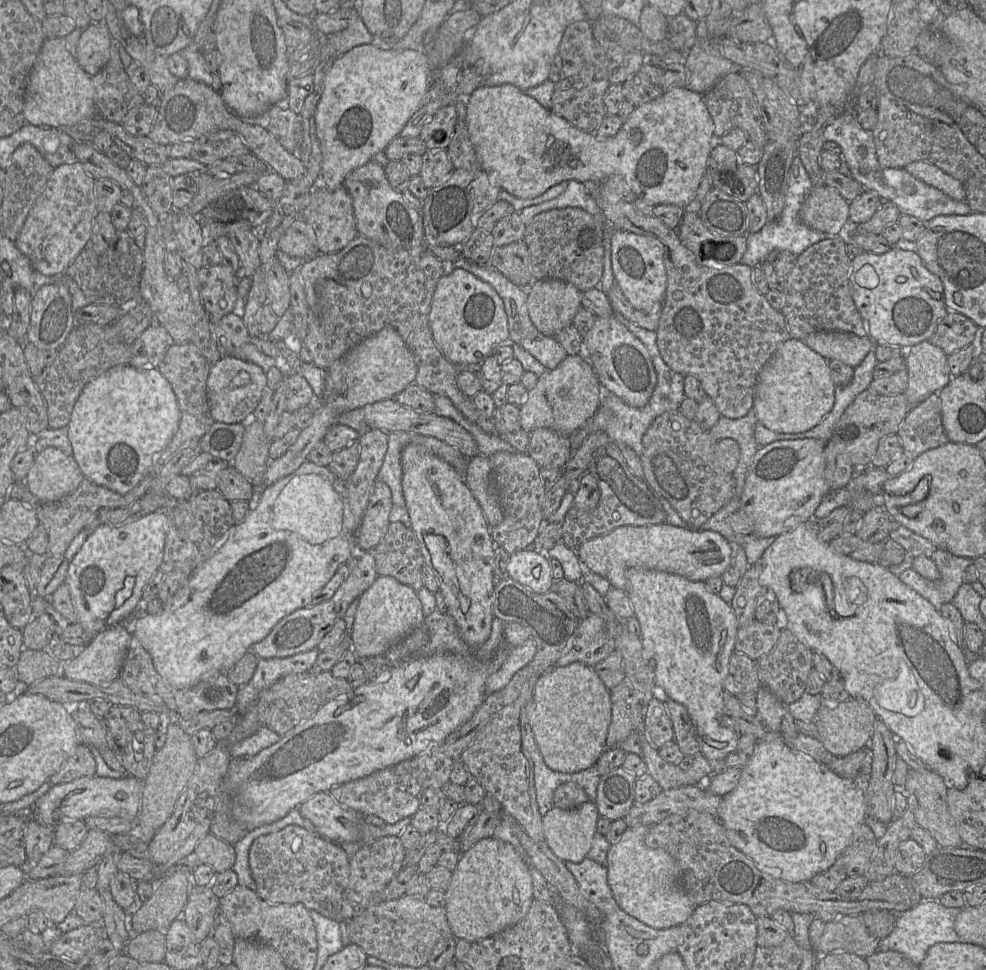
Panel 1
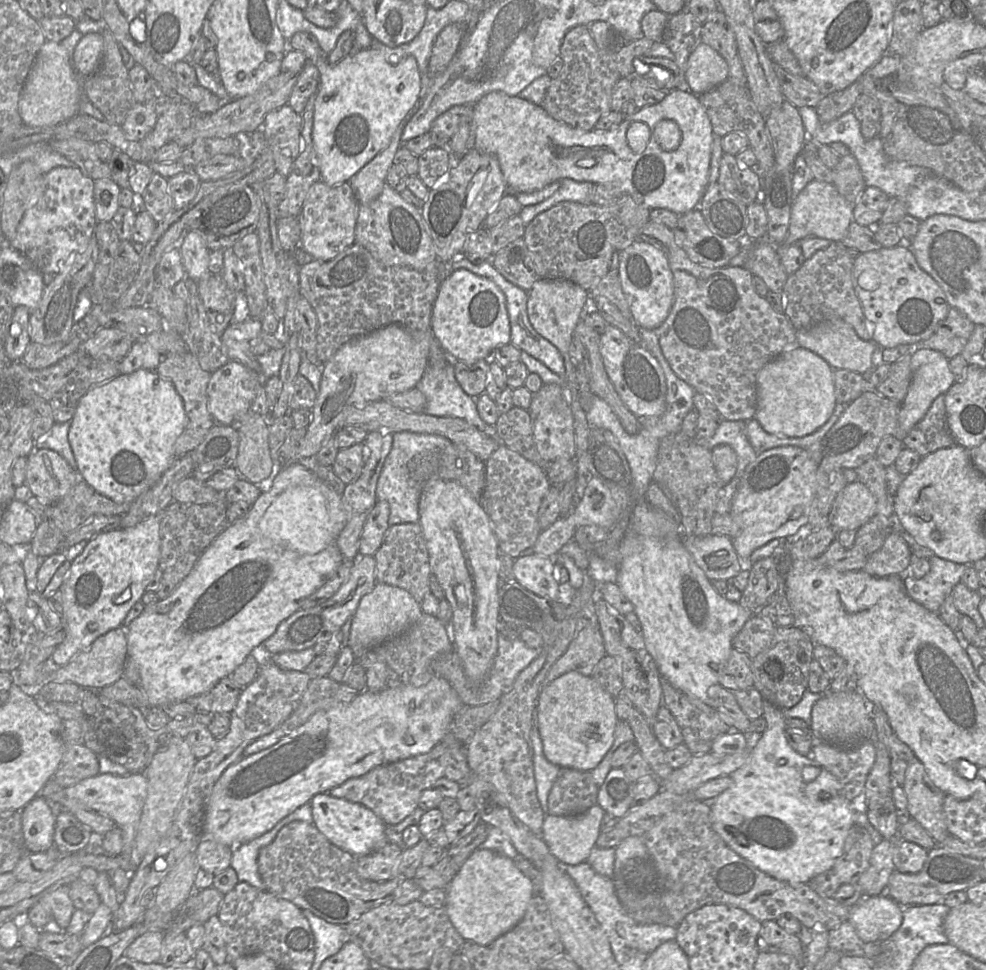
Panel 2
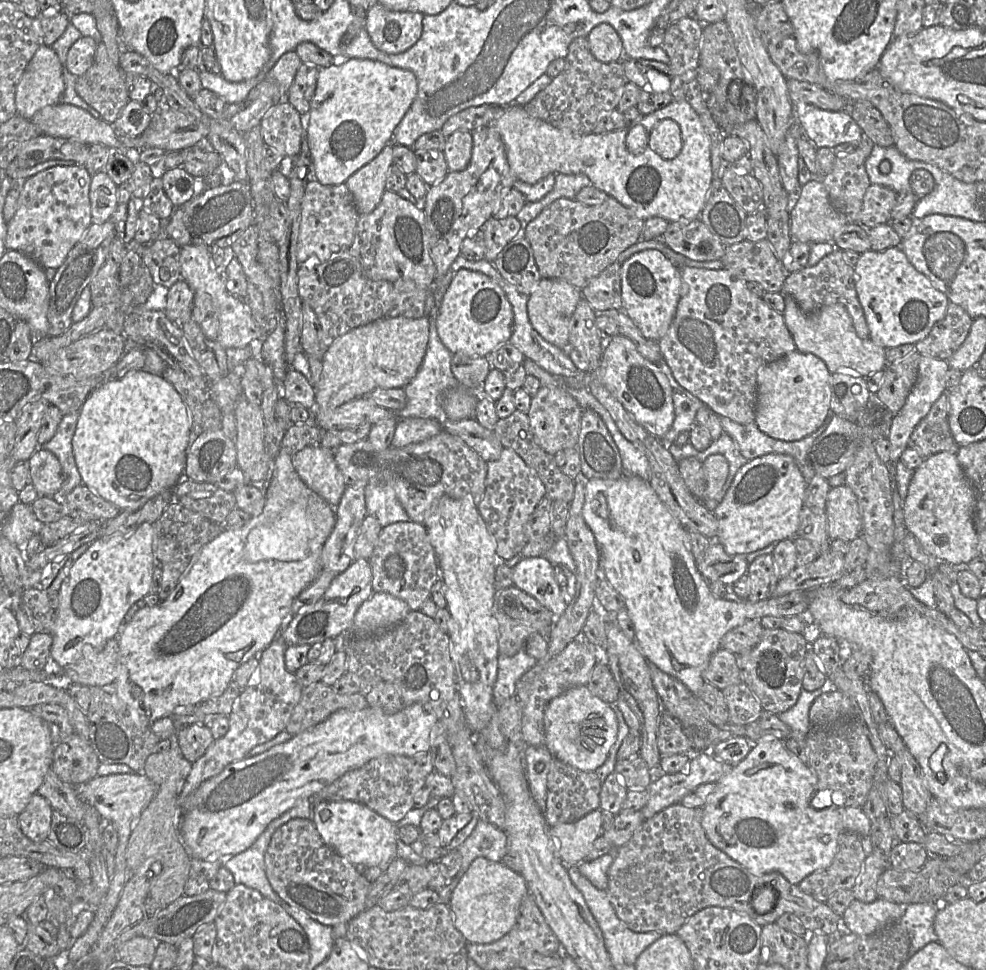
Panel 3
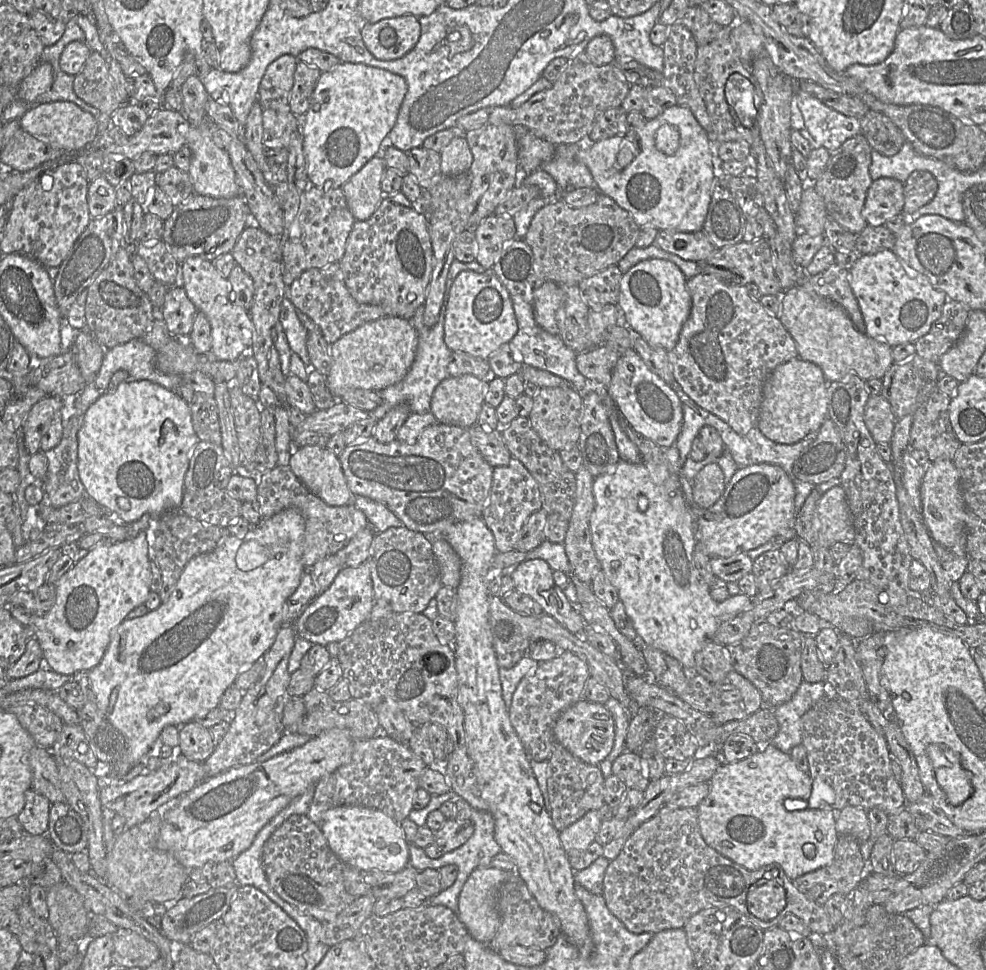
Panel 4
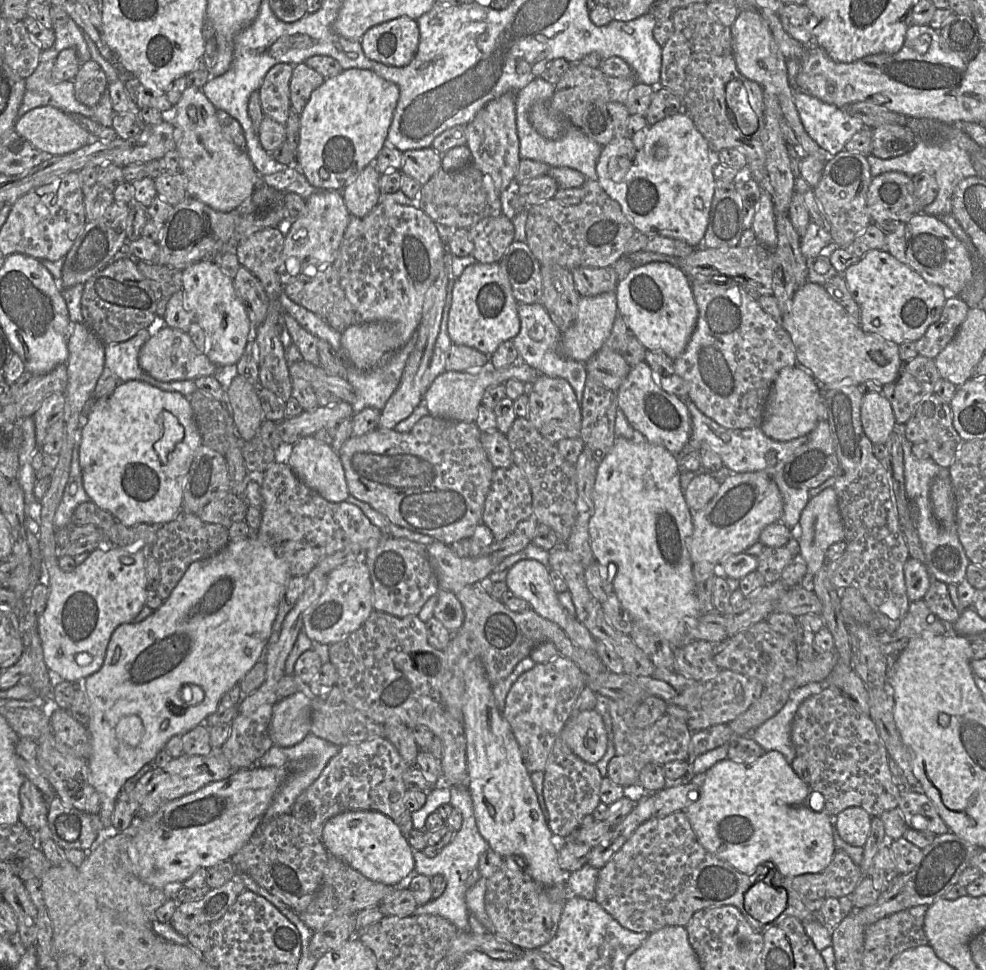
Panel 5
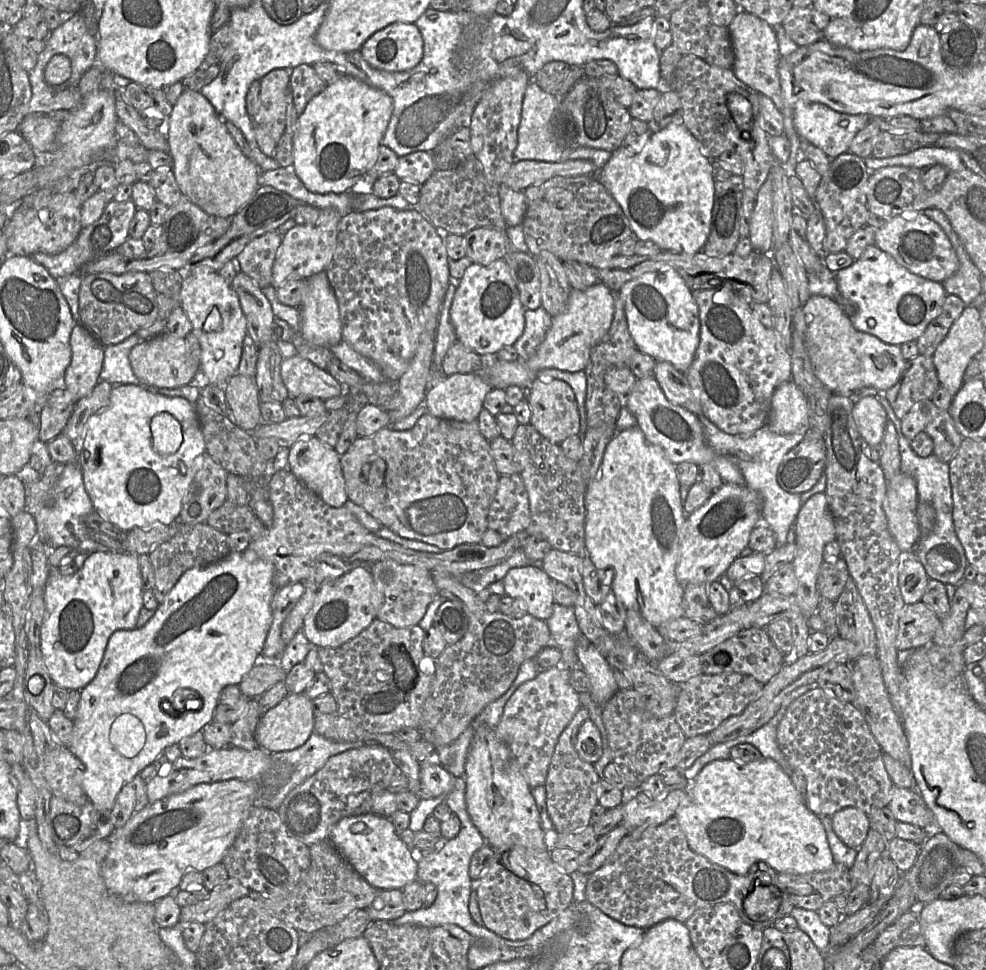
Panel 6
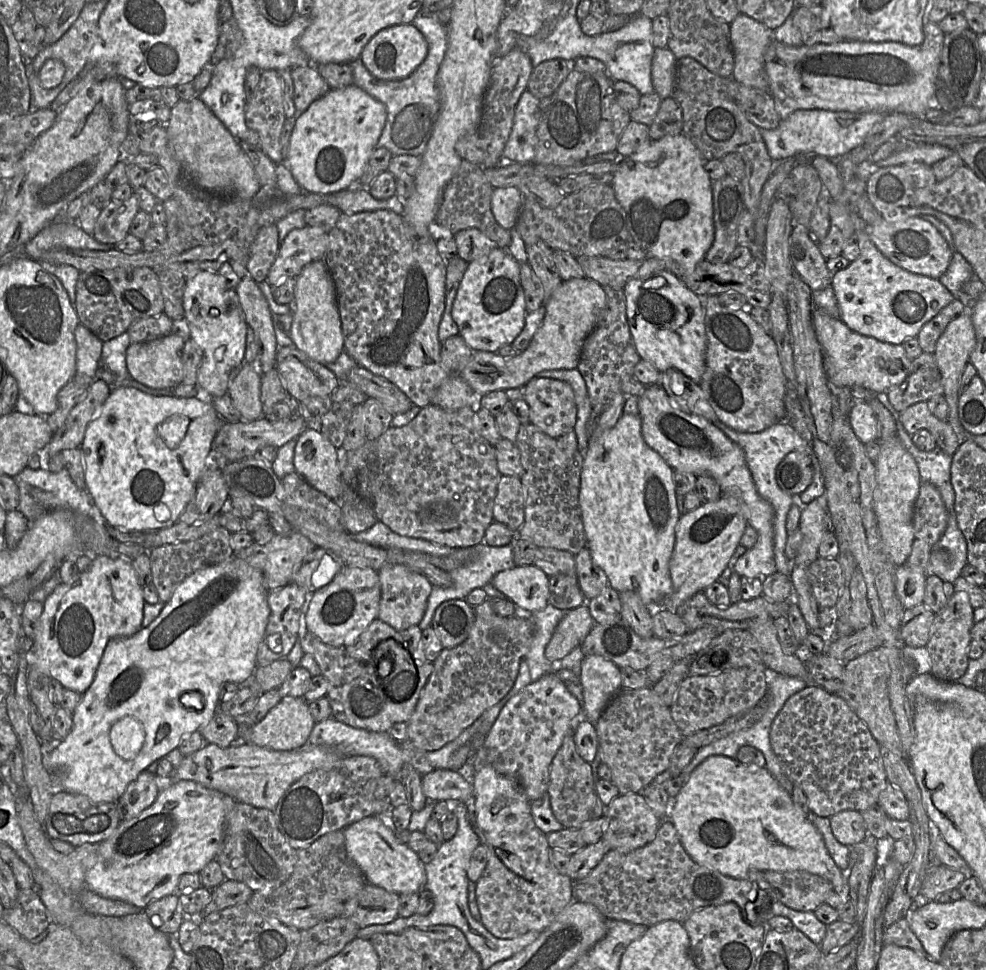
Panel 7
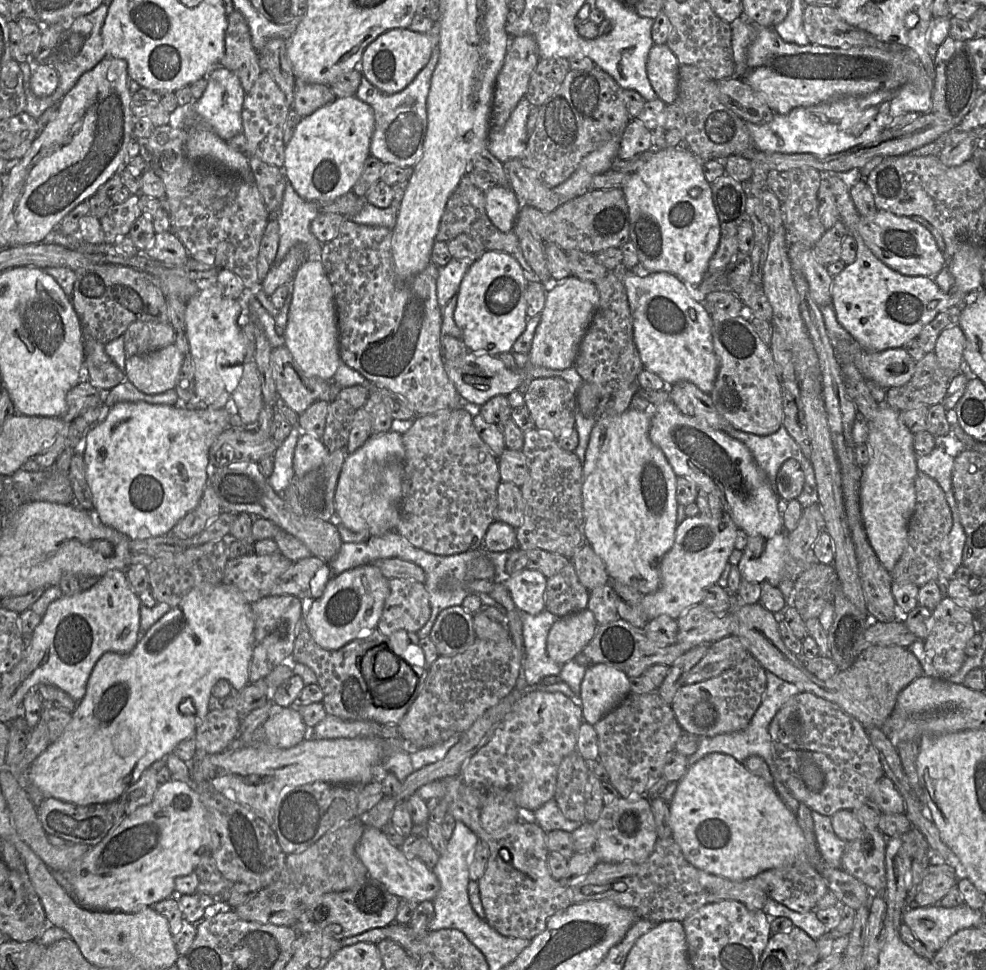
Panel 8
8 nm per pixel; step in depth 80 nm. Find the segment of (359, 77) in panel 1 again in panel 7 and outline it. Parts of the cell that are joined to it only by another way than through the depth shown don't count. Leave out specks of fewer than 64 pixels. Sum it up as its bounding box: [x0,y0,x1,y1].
[283,86,386,195]

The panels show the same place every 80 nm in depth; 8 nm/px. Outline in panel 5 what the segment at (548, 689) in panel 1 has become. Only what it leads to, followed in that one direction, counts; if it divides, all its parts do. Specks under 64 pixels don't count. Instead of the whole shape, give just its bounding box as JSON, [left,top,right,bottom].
[560,709,607,764]

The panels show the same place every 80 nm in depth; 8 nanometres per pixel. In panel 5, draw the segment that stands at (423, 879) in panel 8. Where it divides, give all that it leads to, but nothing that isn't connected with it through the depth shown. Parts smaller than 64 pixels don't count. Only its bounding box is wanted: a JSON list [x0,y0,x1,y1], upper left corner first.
[322,810,415,886]

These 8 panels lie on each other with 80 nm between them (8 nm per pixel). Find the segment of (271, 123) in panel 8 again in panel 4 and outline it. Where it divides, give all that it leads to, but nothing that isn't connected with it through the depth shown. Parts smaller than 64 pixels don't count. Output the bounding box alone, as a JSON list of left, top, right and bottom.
[258,54,298,111]

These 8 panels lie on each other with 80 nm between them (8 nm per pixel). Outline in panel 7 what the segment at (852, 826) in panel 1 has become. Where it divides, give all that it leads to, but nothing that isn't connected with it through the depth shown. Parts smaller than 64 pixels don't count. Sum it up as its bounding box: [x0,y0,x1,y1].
[669,755,850,904]

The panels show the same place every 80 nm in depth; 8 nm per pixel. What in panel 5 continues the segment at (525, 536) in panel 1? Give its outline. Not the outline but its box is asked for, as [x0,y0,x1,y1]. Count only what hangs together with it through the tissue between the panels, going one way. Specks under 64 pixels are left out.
[483,463,532,540]

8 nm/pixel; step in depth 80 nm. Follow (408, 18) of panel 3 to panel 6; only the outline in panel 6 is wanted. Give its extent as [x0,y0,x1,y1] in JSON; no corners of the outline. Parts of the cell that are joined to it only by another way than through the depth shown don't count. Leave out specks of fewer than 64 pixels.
[360,22,423,71]

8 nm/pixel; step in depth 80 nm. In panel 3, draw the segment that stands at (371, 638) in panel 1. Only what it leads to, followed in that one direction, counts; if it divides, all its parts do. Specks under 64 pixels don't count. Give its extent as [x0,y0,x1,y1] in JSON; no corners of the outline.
[352,592,410,636]

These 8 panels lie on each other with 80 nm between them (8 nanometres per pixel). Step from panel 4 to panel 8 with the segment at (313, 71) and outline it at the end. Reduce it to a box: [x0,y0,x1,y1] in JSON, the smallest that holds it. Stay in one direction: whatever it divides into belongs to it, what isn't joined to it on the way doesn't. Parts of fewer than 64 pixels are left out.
[293,79,336,118]

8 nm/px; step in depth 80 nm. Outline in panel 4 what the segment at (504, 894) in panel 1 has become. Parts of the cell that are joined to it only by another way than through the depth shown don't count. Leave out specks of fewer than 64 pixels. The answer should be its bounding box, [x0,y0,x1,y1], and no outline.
[457,867,515,943]

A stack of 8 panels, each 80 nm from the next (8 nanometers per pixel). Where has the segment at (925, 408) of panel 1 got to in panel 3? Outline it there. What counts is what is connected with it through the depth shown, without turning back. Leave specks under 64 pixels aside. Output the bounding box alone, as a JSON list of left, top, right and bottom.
[908,393,959,458]

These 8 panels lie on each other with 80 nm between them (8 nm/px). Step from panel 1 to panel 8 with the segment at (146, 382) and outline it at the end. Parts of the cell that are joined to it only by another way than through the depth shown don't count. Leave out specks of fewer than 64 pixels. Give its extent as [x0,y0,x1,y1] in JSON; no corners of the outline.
[83,402,230,540]

